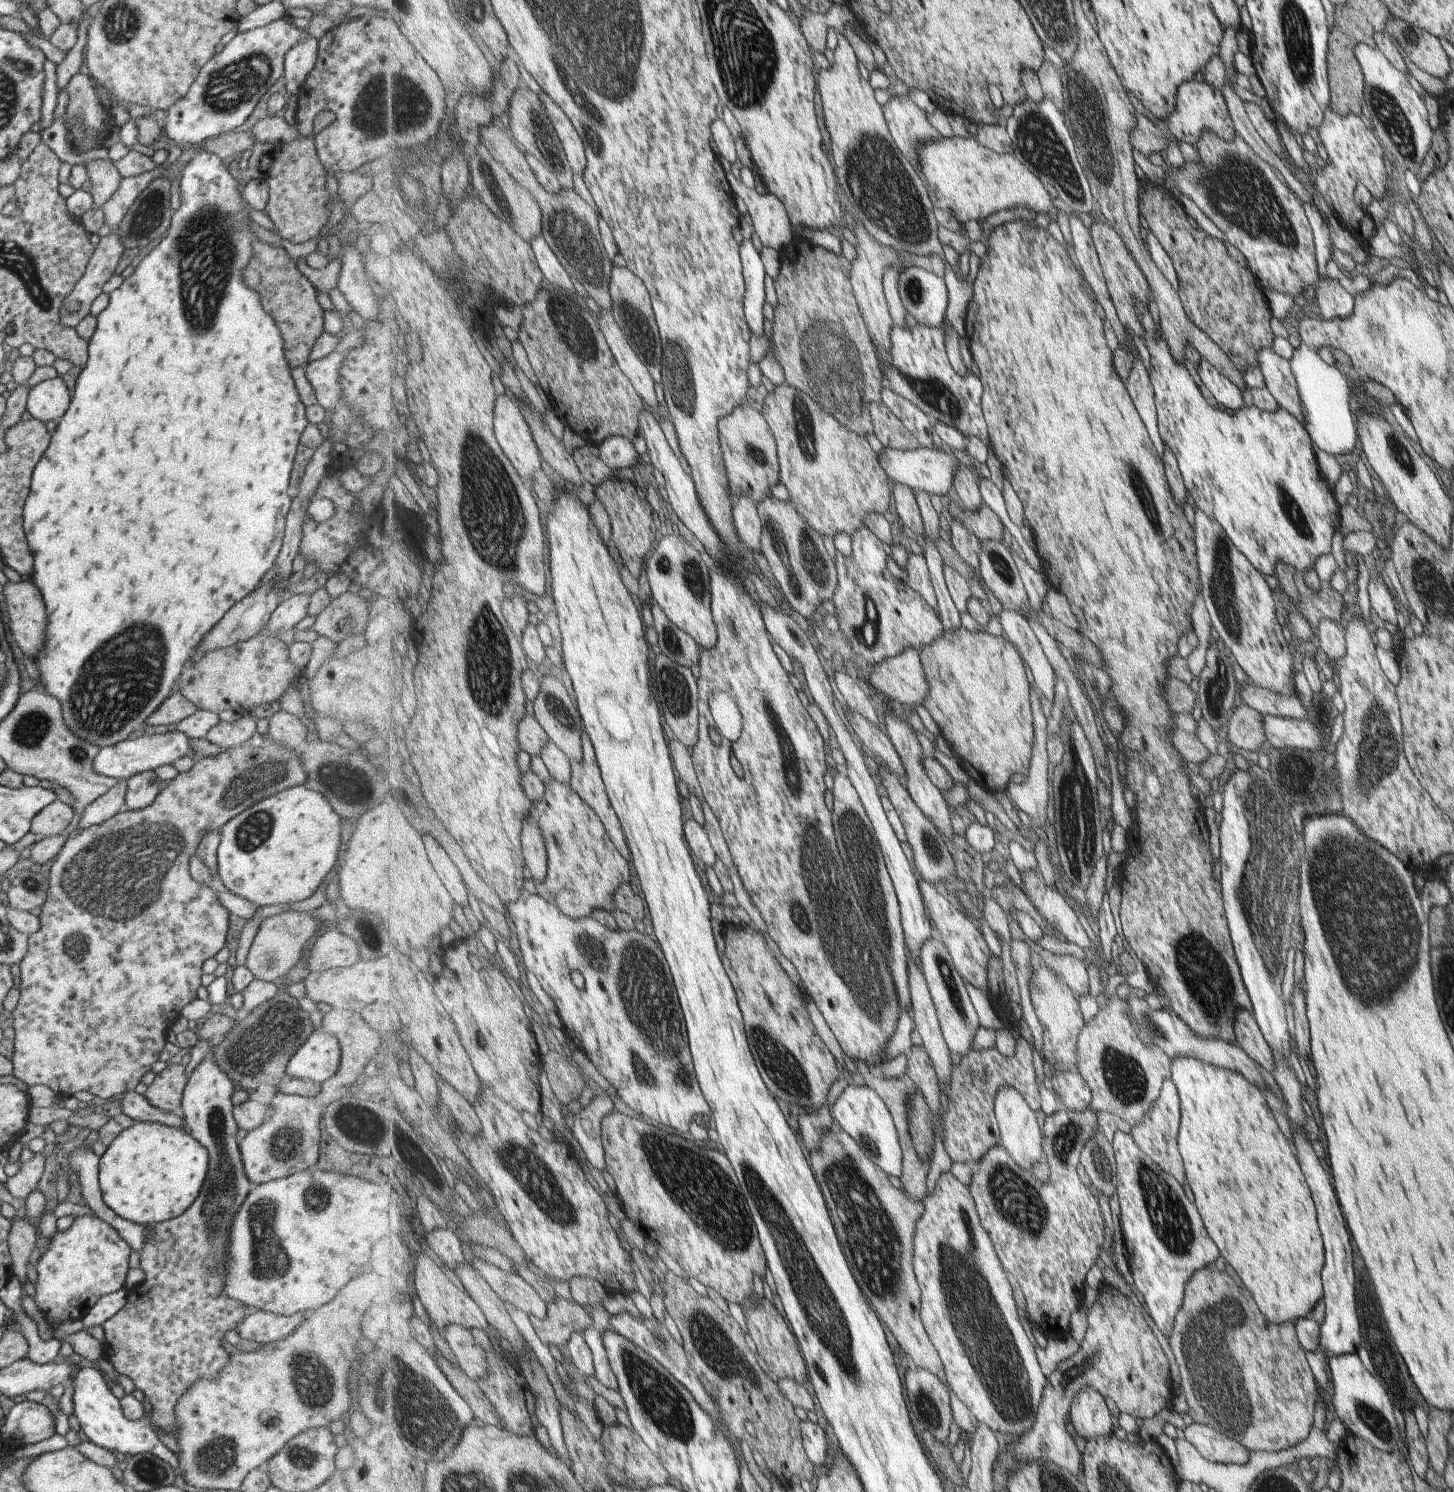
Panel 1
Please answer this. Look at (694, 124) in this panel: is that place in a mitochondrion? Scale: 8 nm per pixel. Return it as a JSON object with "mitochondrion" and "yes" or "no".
{"mitochondrion":"no"}

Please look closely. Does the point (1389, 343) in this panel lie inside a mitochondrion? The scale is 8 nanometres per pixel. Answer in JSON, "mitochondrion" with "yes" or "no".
{"mitochondrion":"yes"}

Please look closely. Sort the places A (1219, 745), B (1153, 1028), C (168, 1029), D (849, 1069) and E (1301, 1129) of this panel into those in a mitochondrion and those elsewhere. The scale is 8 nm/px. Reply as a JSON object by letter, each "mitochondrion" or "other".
{"A":"other","B":"mitochondrion","C":"other","D":"other","E":"other"}

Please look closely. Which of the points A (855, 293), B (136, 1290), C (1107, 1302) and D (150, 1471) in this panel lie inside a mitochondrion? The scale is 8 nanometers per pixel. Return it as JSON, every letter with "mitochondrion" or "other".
{"A":"other","B":"other","C":"other","D":"mitochondrion"}

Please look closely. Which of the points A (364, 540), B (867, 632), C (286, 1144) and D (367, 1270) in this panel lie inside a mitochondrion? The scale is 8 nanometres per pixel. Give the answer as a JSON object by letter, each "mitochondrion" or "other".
{"A":"other","B":"mitochondrion","C":"mitochondrion","D":"other"}

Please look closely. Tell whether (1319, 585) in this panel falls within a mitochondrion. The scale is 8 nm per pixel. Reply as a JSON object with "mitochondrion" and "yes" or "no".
{"mitochondrion":"no"}

